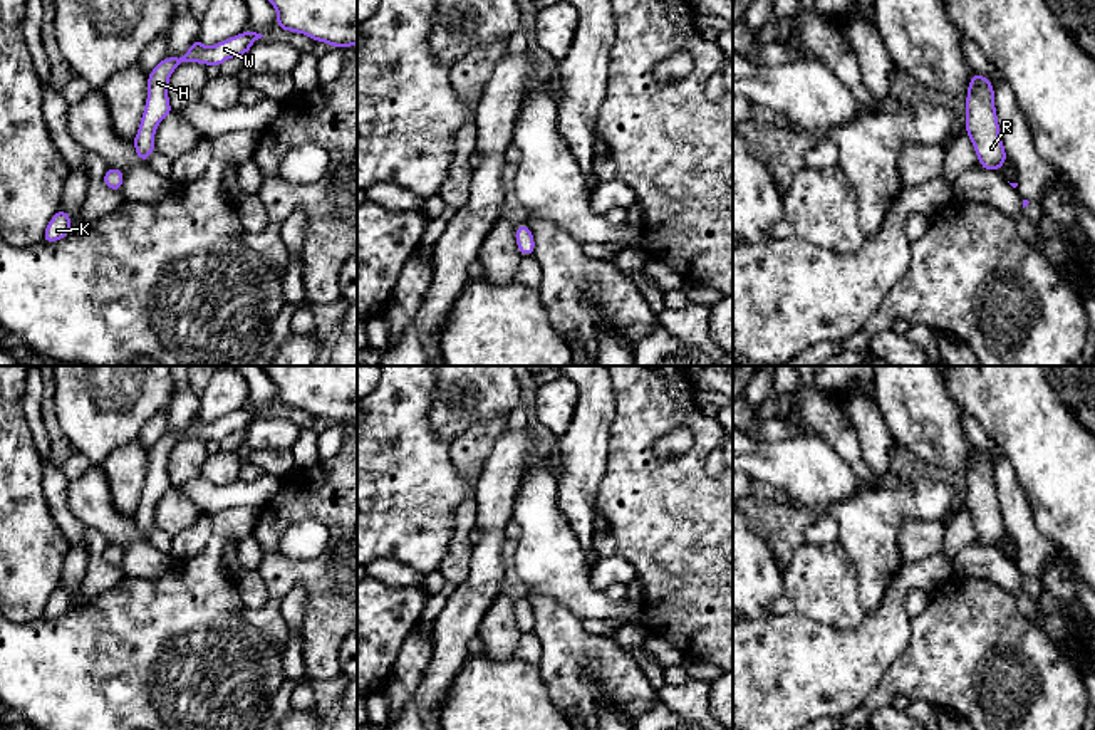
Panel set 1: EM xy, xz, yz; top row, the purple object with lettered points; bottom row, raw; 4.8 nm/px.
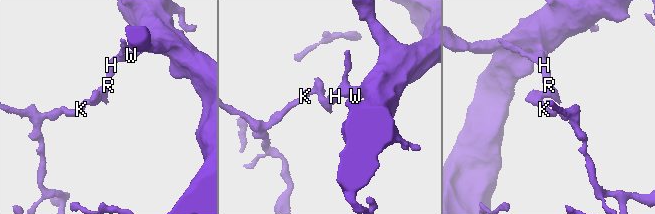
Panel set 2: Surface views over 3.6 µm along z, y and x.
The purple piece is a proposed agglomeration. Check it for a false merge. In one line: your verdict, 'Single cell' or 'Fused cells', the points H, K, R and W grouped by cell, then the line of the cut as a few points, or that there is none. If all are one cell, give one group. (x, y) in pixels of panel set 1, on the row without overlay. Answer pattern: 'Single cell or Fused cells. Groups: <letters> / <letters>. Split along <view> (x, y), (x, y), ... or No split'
Single cell. Groups: H K R W. No split

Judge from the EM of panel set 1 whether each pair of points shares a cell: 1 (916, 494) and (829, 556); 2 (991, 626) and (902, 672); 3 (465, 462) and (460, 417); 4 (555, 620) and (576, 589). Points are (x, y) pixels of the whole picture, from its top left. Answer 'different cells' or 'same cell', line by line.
1: different cells
2: same cell
3: different cells
4: different cells

